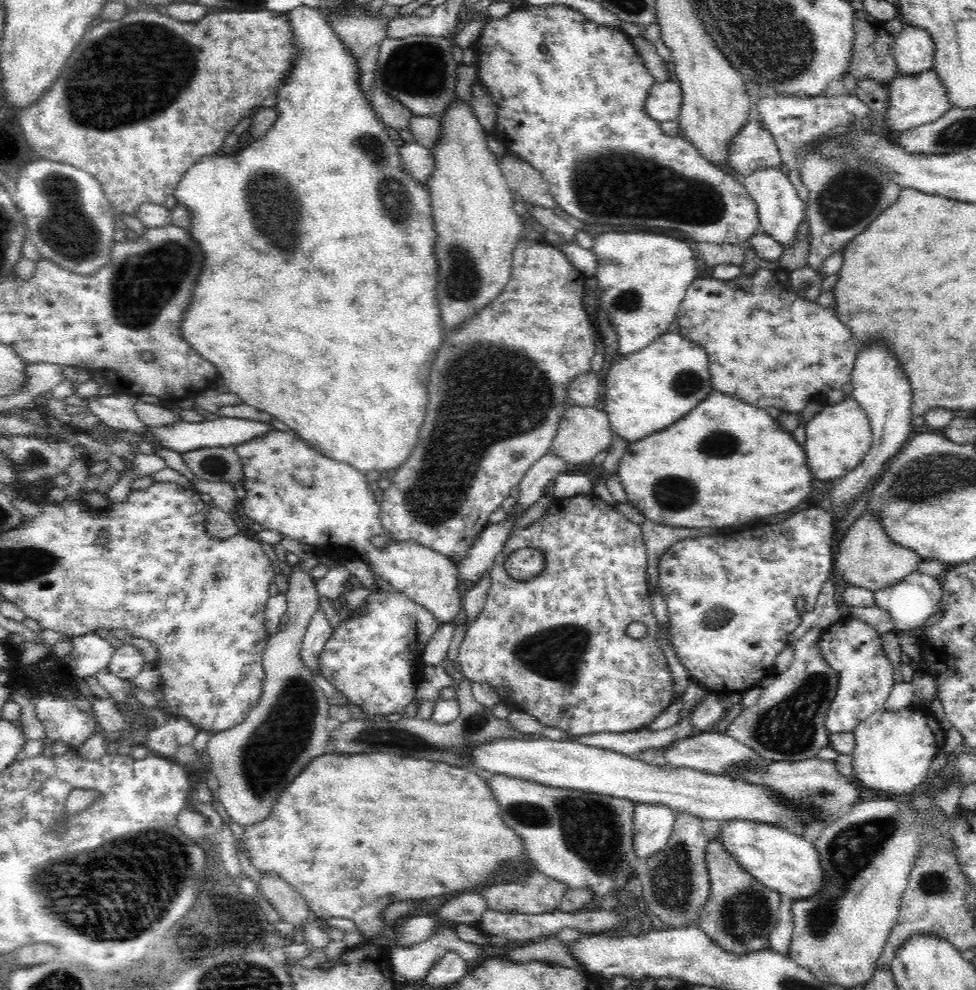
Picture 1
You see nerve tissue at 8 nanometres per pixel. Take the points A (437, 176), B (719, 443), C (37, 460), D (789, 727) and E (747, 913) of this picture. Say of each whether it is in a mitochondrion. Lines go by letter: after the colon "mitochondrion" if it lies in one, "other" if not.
A: other
B: mitochondrion
C: mitochondrion
D: mitochondrion
E: mitochondrion

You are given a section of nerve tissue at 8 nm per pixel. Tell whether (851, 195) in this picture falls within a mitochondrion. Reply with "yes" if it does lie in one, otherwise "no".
yes

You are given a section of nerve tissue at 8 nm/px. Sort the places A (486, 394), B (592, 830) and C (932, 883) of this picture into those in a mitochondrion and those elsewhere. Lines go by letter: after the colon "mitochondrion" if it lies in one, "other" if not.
A: mitochondrion
B: mitochondrion
C: mitochondrion

